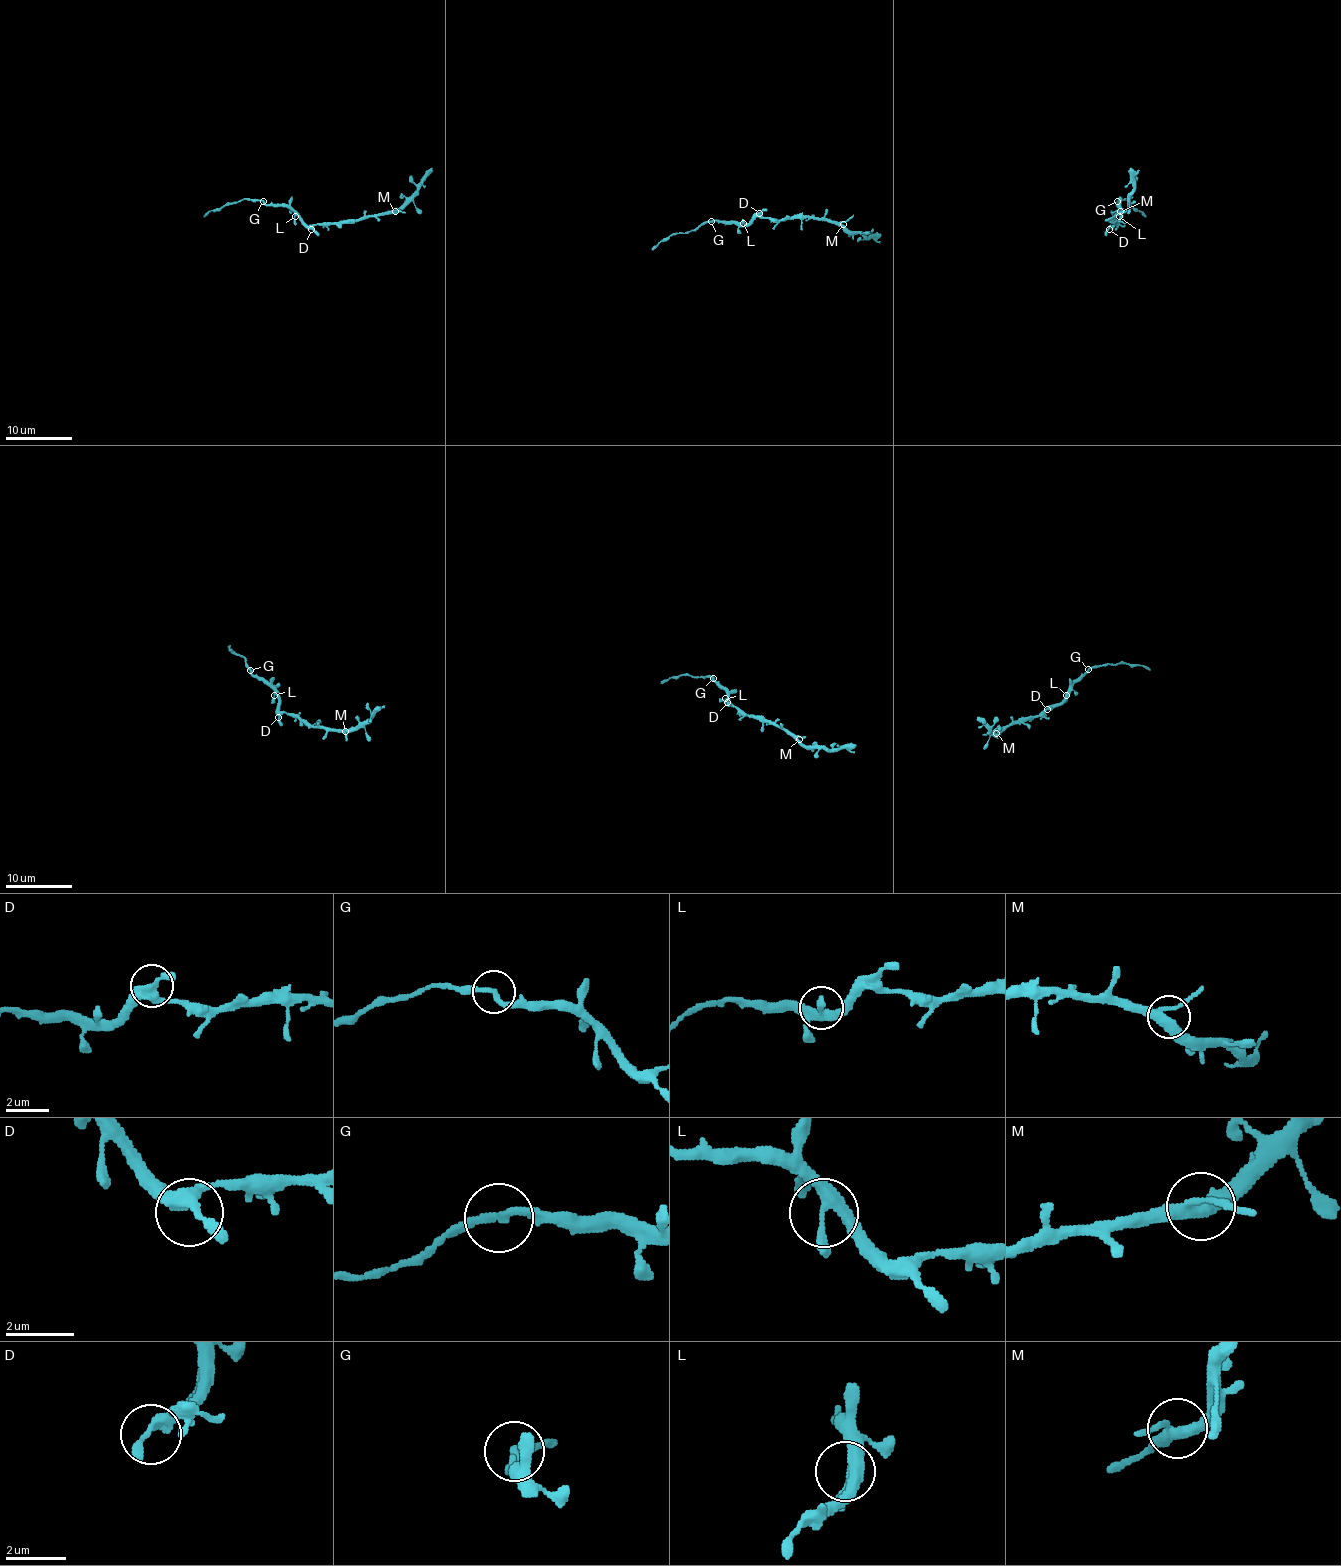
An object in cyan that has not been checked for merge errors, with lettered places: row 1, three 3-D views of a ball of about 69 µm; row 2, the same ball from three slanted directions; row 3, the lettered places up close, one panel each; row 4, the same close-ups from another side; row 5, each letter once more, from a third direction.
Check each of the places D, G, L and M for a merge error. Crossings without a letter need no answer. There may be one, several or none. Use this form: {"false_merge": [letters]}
{"false_merge": ["G"]}

